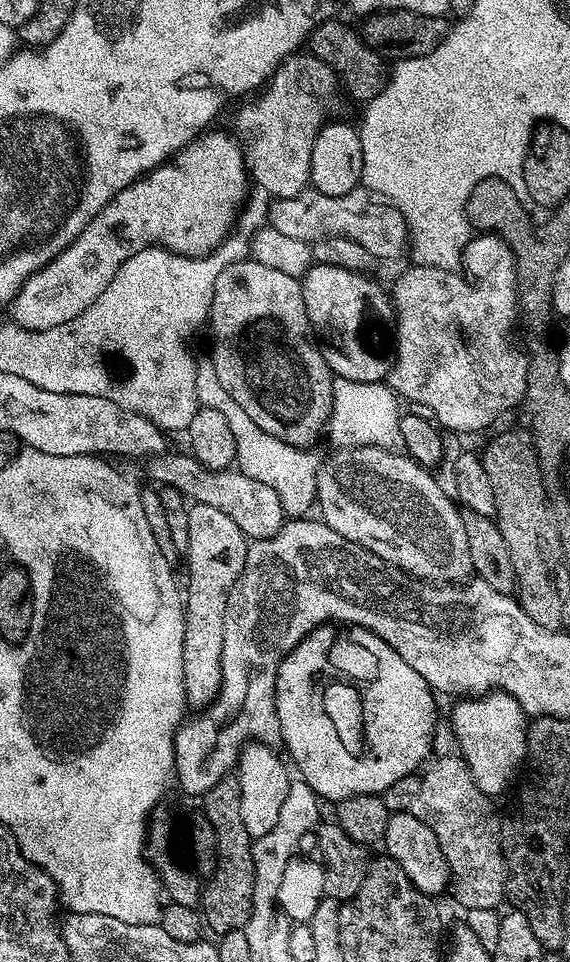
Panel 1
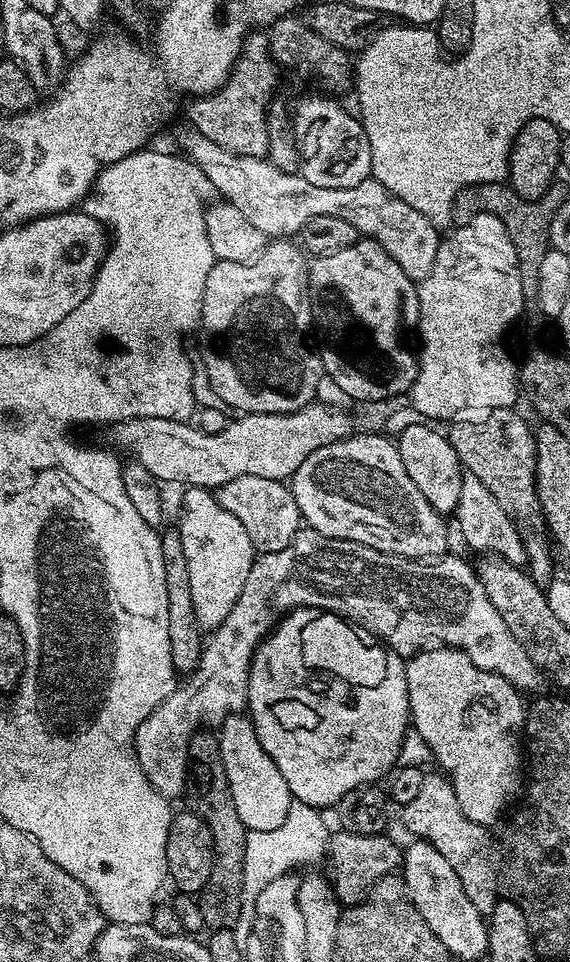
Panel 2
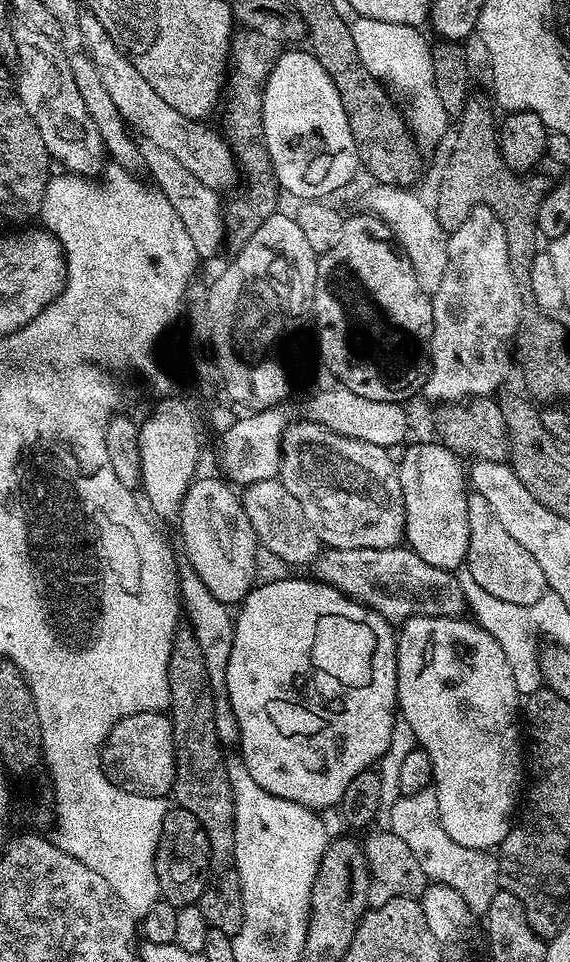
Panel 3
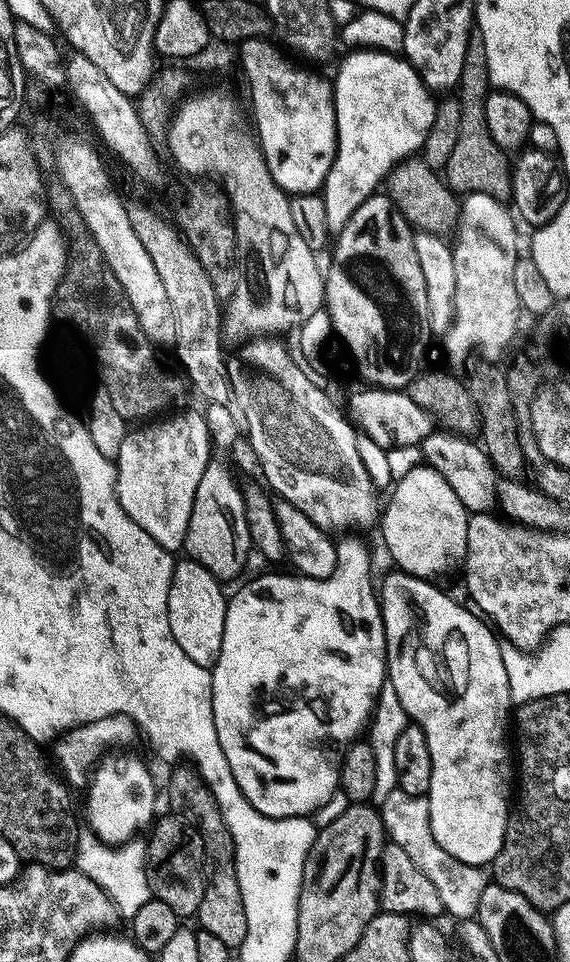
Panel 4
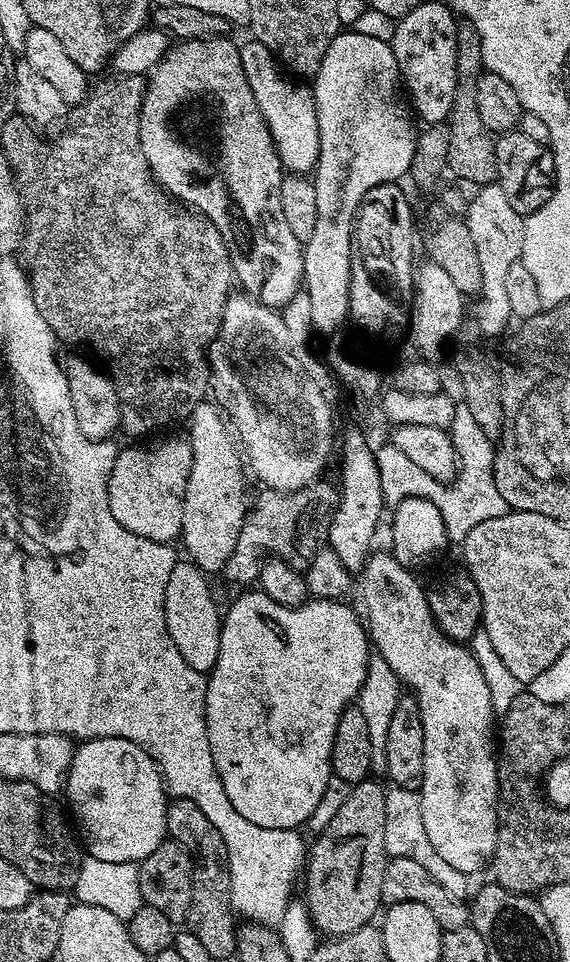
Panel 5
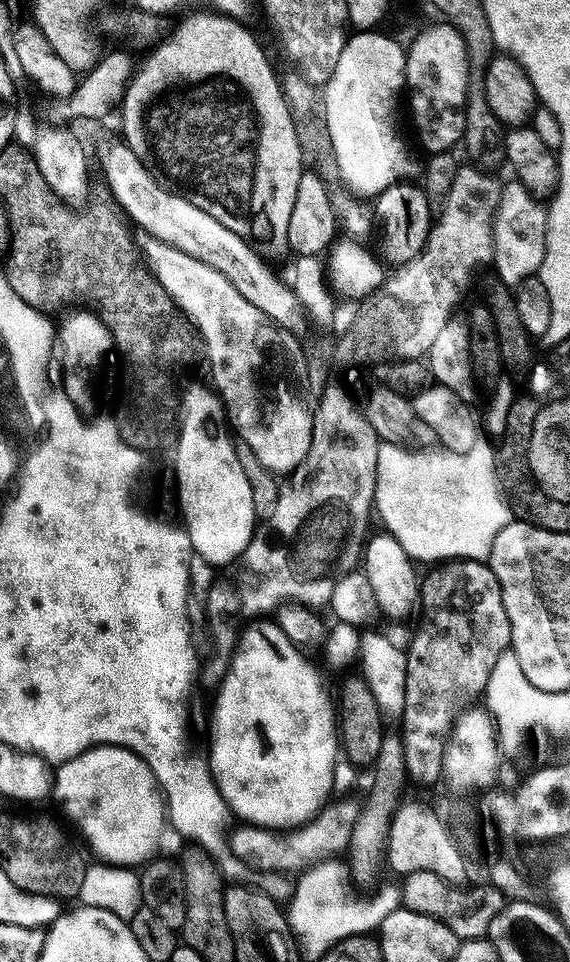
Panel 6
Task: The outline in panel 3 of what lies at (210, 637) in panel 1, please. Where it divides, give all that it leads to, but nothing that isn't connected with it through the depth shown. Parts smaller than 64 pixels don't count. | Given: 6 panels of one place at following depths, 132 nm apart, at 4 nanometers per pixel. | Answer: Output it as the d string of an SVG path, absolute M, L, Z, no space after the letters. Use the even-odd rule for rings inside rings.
M178 524L178 534L184 543L184 556L193 570L202 578L206 589L210 590L218 602L227 606L239 605L257 583L256 577L256 552L258 541L252 528L244 528L244 524Z

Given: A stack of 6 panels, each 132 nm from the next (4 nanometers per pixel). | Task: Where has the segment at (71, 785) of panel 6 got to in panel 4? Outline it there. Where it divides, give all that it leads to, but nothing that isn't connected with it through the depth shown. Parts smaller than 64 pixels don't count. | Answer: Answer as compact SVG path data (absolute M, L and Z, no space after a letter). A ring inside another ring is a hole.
M136 758L105 759L95 769L88 790L87 825L104 844L127 843L135 830L146 828L155 817L156 786L149 770Z

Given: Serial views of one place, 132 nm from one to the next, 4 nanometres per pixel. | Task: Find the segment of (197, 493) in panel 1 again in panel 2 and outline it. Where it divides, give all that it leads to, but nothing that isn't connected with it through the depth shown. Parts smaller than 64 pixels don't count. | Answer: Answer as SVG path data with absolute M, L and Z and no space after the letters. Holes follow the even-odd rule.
M239 476L215 489L214 495L222 510L230 510L230 514L242 522L246 534L250 534L253 549L260 552L282 550L282 546L288 546L302 527L302 517L292 489L279 480Z

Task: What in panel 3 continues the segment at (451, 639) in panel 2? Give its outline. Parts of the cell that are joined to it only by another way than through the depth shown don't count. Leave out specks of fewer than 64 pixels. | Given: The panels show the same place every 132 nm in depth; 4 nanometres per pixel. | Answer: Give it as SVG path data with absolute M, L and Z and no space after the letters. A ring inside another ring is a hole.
M408 546L358 550L325 547L310 571L315 579L334 586L343 596L366 605L389 622L403 622L411 616L460 616L466 608L461 577L424 562ZM135 712L124 716L113 724L104 739L102 749L102 763L105 772L114 773L120 787L127 792L133 792L139 796L163 796L167 797L172 791L174 774L176 773L176 759L174 758L174 746L172 745L172 718L164 712Z

